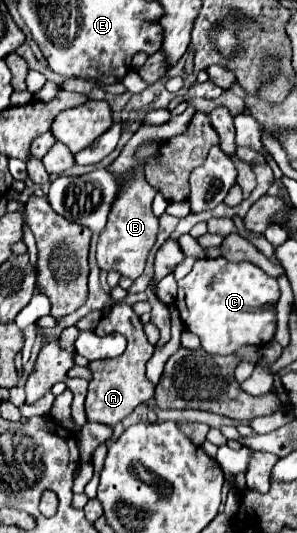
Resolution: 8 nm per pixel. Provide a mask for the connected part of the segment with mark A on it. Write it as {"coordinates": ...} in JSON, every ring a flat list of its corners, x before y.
{"coordinates":[[116,302,112,306,112,312,108,316,104,316,94,330,98,336,109,333,109,331,124,334,128,340,128,346,126,346,126,352,118,358,96,360,96,362,88,364,88,368,92,370,92,380,90,380,88,396,86,396,86,416,88,416,88,422,116,426,128,414,132,414,138,404,148,402,154,396,154,384,146,378,146,372,144,372,146,362,150,360,154,348,152,348,152,344,148,344,148,338,142,330,142,324,140,324,140,320,134,314,130,304]]}

